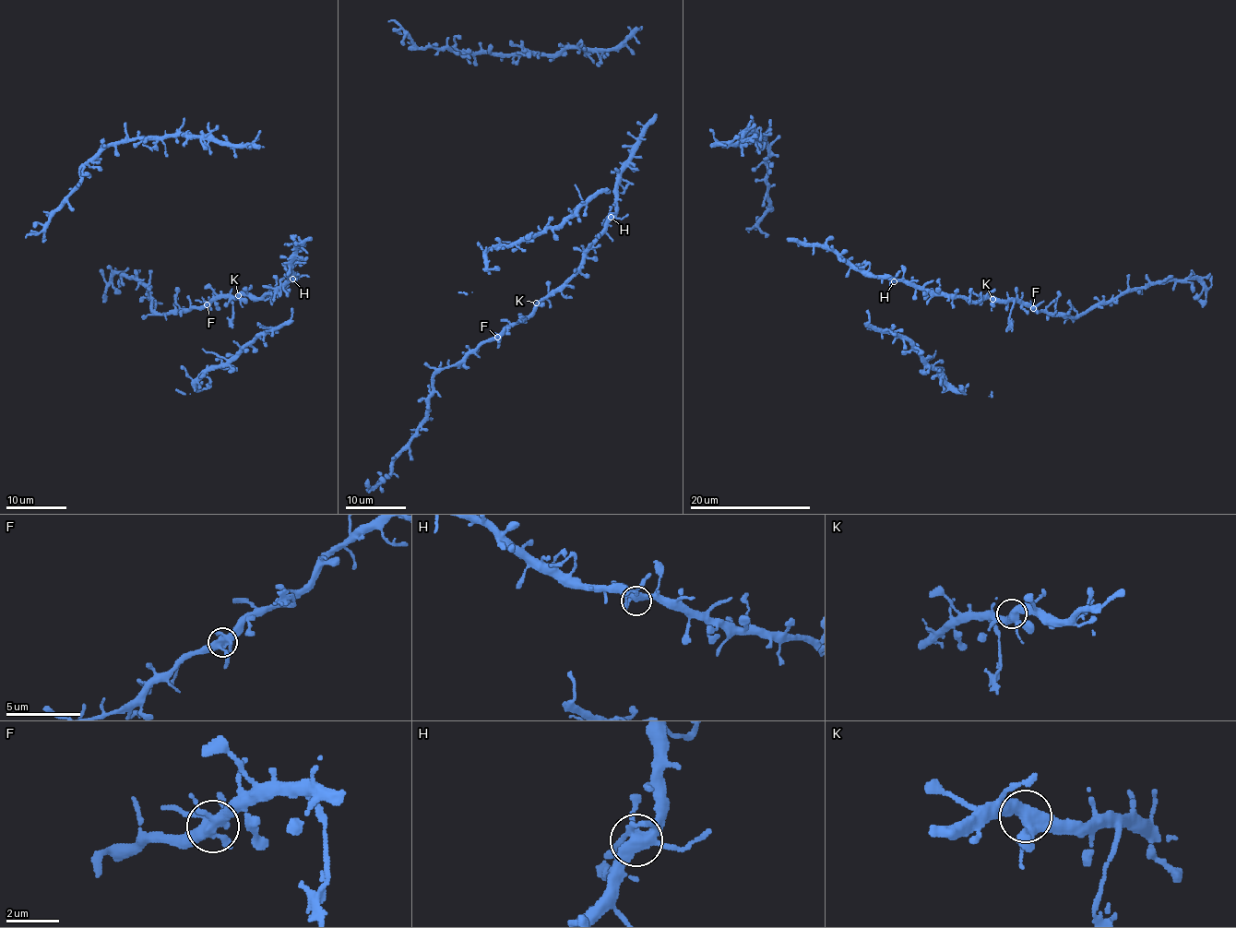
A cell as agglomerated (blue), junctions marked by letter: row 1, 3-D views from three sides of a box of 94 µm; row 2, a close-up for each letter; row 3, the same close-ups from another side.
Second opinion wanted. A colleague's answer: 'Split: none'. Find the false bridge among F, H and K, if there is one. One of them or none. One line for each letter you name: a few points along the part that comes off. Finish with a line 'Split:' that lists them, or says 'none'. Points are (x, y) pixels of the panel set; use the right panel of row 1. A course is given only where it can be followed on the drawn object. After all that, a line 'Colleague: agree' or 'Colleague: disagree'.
Split: none
Colleague: agree

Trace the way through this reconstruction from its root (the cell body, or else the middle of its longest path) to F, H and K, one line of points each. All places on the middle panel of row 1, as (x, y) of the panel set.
F: (617, 177), (616, 215), (586, 253), (585, 264), (524, 319), (513, 322), (497, 338)
H: (617, 177), (616, 210), (611, 217)
K: (617, 177), (616, 215), (608, 222), (606, 232), (586, 253), (582, 267), (561, 286), (536, 303)

